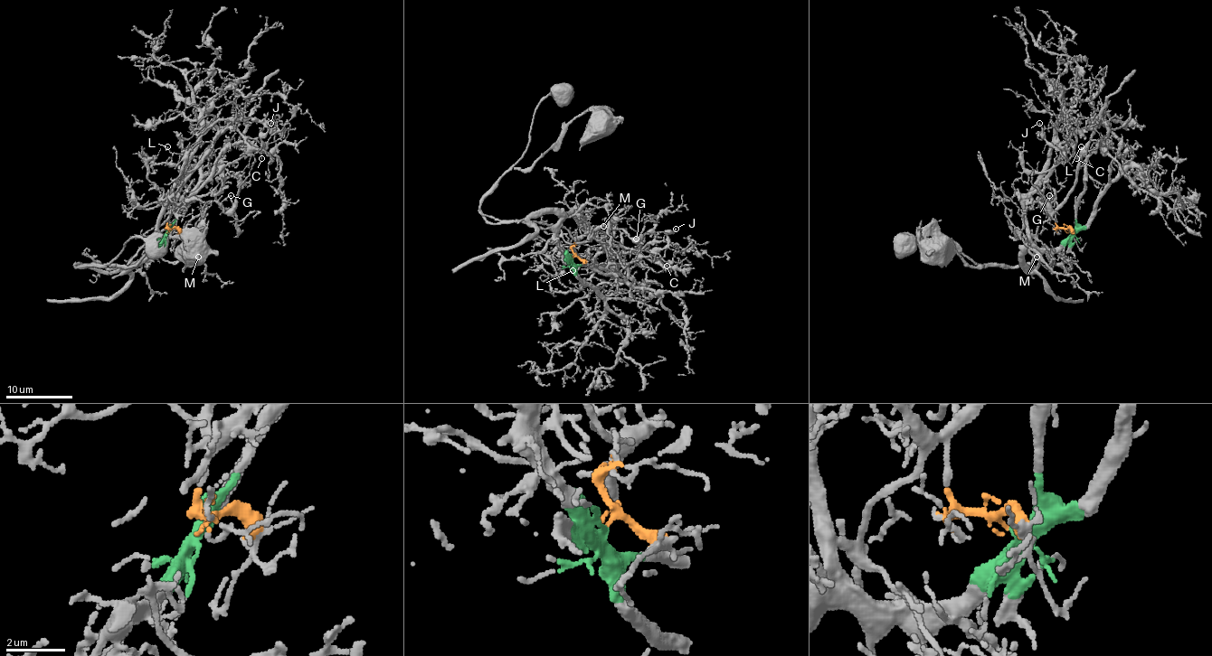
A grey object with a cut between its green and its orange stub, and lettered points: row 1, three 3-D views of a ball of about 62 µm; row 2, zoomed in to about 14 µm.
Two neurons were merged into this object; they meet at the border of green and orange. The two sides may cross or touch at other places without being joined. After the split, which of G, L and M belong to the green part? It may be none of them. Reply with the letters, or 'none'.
M

